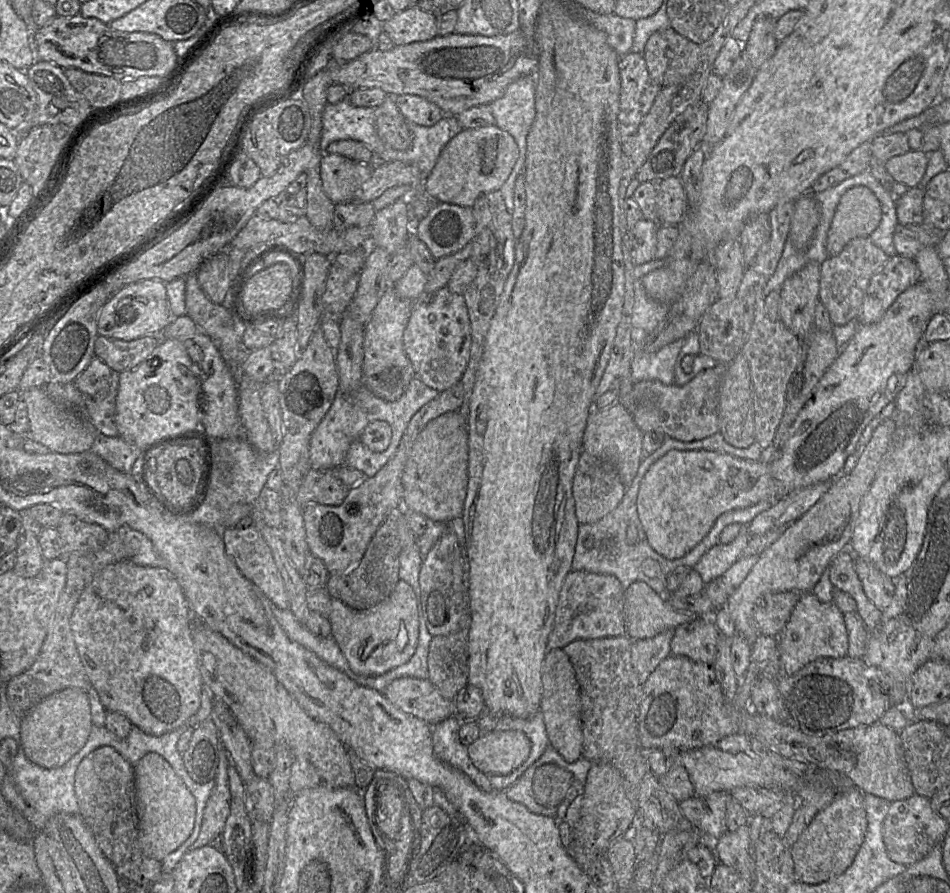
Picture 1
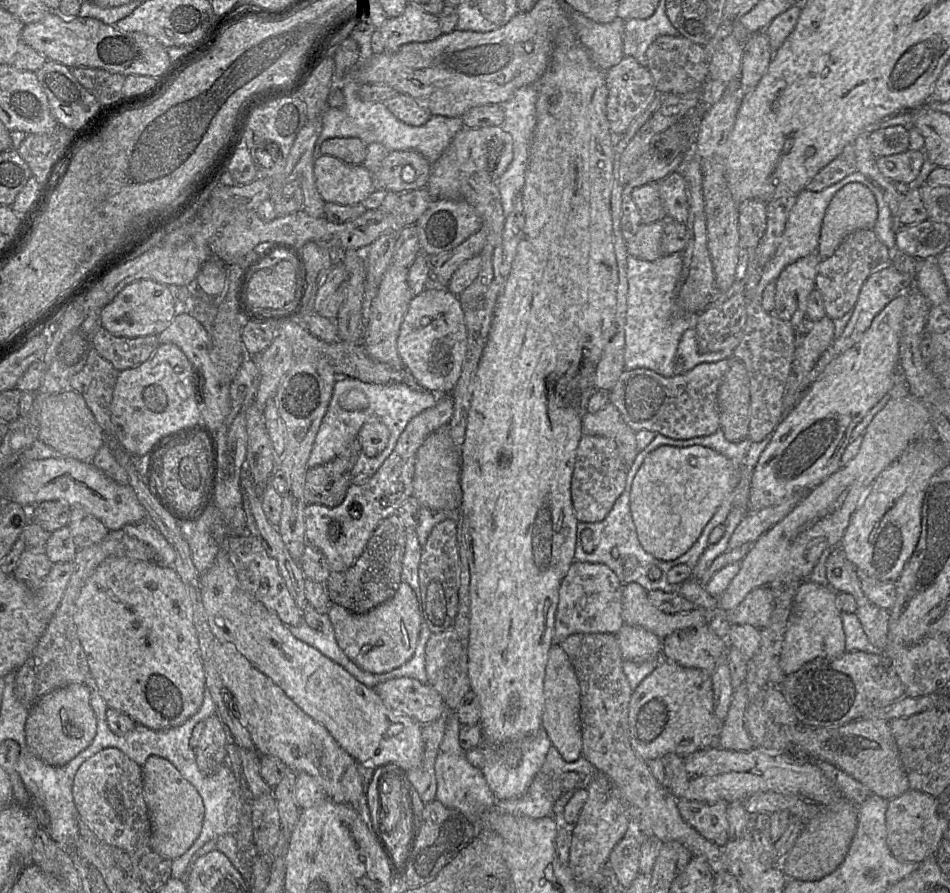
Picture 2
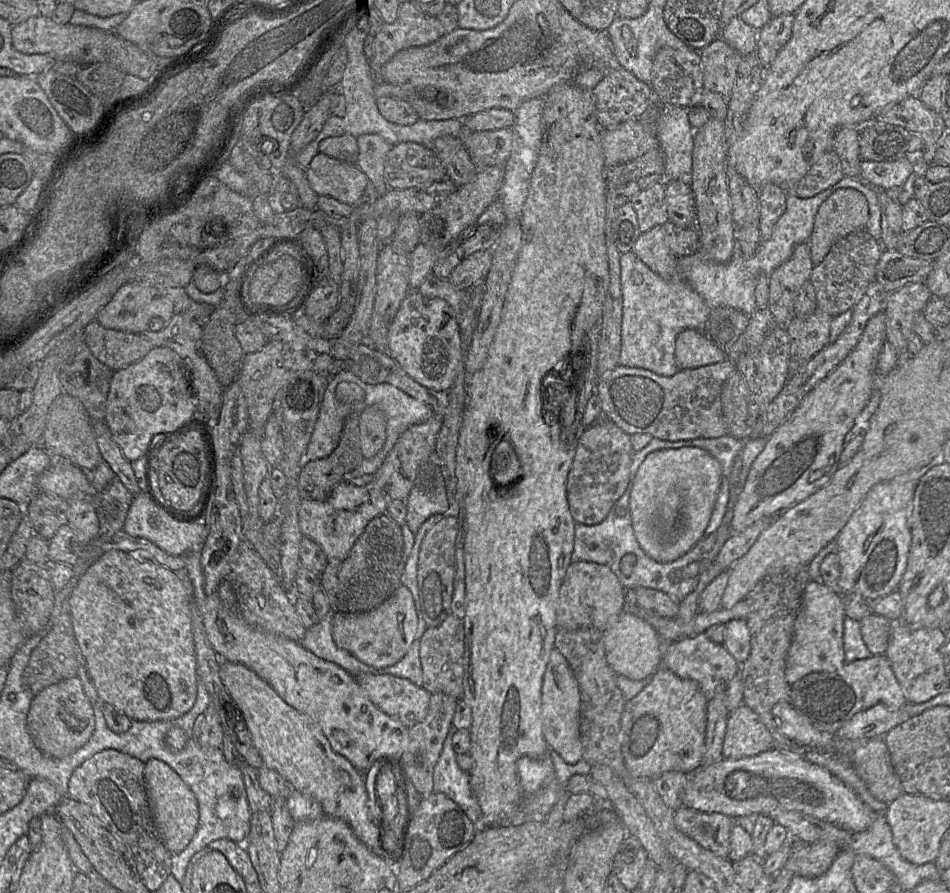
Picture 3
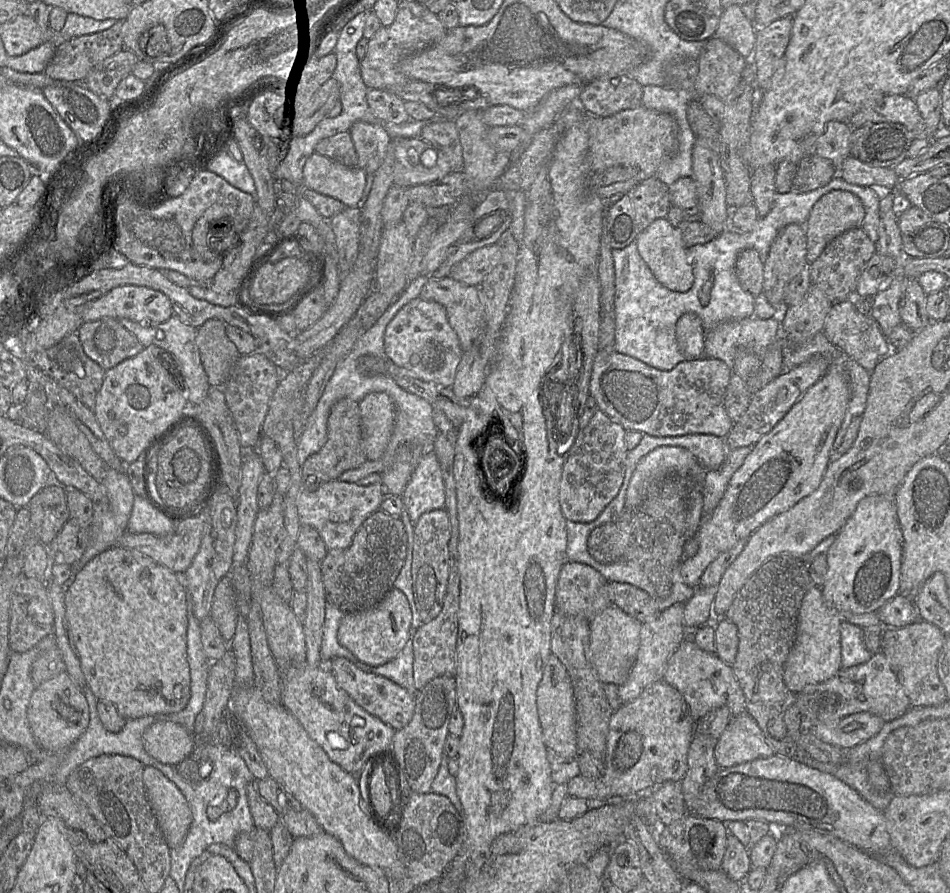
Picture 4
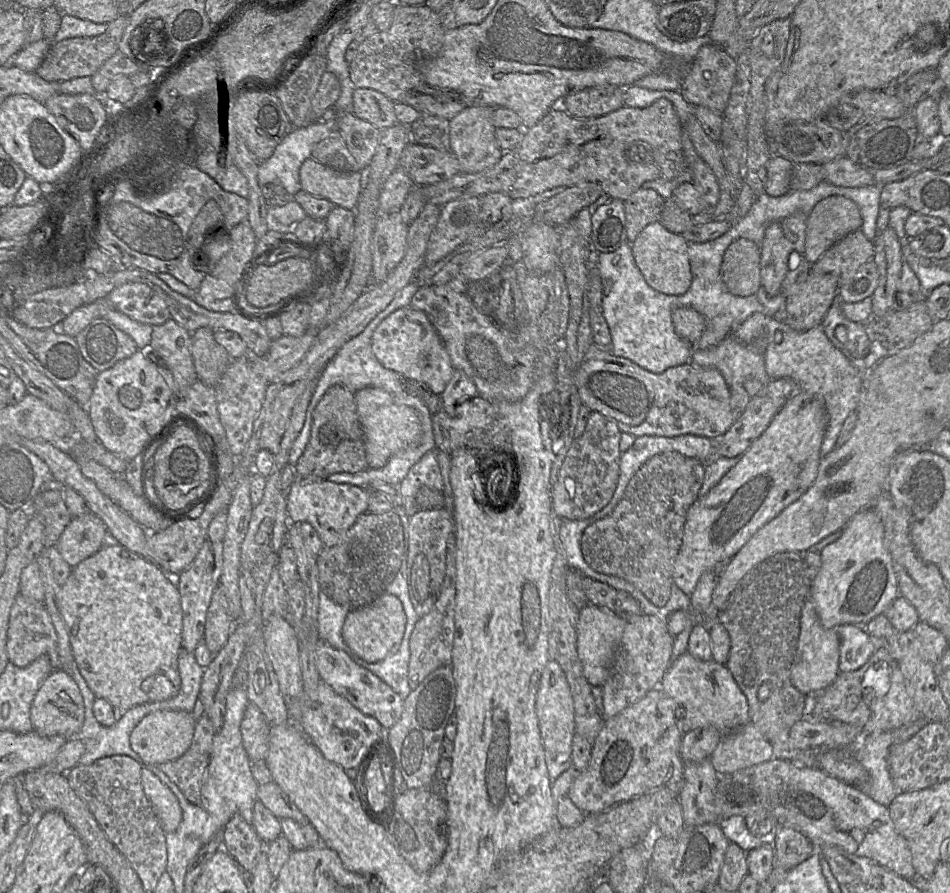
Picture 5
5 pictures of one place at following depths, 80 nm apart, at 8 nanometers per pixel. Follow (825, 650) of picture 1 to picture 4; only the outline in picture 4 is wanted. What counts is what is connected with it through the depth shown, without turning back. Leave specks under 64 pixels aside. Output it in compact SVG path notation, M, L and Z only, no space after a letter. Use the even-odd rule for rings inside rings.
M812 585L803 598L796 639L784 665L784 682L789 690L800 693L809 685L831 678L841 669L842 621L842 615L825 602L821 587Z

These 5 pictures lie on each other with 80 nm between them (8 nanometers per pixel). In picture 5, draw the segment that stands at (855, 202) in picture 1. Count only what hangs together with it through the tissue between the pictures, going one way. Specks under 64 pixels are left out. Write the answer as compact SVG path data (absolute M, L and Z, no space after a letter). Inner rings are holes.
M832 195L819 201L807 216L803 257L812 265L832 245L861 229L857 204L844 196Z

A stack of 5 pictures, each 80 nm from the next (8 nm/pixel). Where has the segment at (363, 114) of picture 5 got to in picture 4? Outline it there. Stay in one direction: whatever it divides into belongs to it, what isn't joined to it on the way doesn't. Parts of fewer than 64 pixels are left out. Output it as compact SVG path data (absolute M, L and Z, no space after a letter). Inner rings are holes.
M369 89L366 99L372 113L382 121L402 124L411 120L405 110L405 101L393 92Z

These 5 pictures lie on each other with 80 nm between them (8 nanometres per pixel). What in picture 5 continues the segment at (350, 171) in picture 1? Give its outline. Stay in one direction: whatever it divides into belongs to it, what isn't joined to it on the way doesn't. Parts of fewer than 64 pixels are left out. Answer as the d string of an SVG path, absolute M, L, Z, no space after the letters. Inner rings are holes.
M313 157L306 159L300 168L302 190L348 210L356 208L361 192L361 178L361 171L337 171Z

